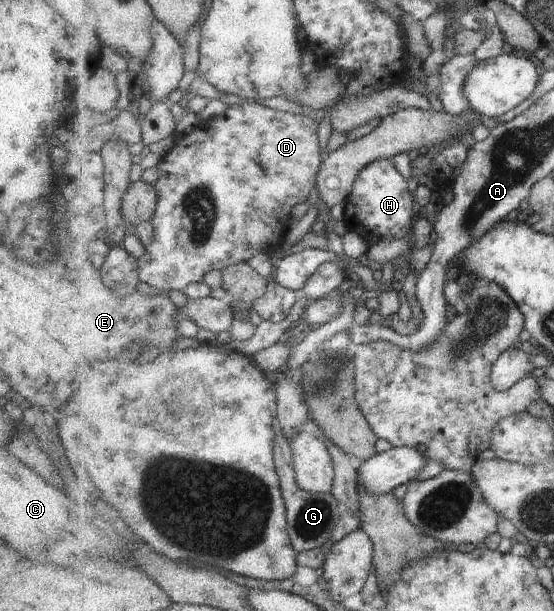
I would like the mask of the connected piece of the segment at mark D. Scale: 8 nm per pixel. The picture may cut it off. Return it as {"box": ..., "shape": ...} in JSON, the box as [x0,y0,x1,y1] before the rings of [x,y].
{"box":[139,99,325,294],"shape":[[[245,99],[238,104],[232,104],[226,109],[223,116],[215,116],[207,120],[198,122],[196,128],[189,136],[179,134],[174,138],[174,146],[158,162],[159,178],[155,183],[159,200],[152,222],[155,227],[155,240],[152,245],[146,246],[146,252],[139,260],[139,278],[146,284],[161,289],[164,294],[168,291],[184,291],[187,285],[196,282],[202,282],[204,275],[214,271],[214,269],[223,270],[232,264],[239,264],[252,259],[258,253],[277,250],[282,245],[282,239],[286,235],[288,227],[293,218],[292,209],[298,203],[307,203],[310,199],[310,191],[317,185],[317,175],[323,165],[325,158],[324,151],[319,142],[319,122],[310,116],[302,114],[293,114],[284,110],[275,110],[256,103],[253,99]]]}

